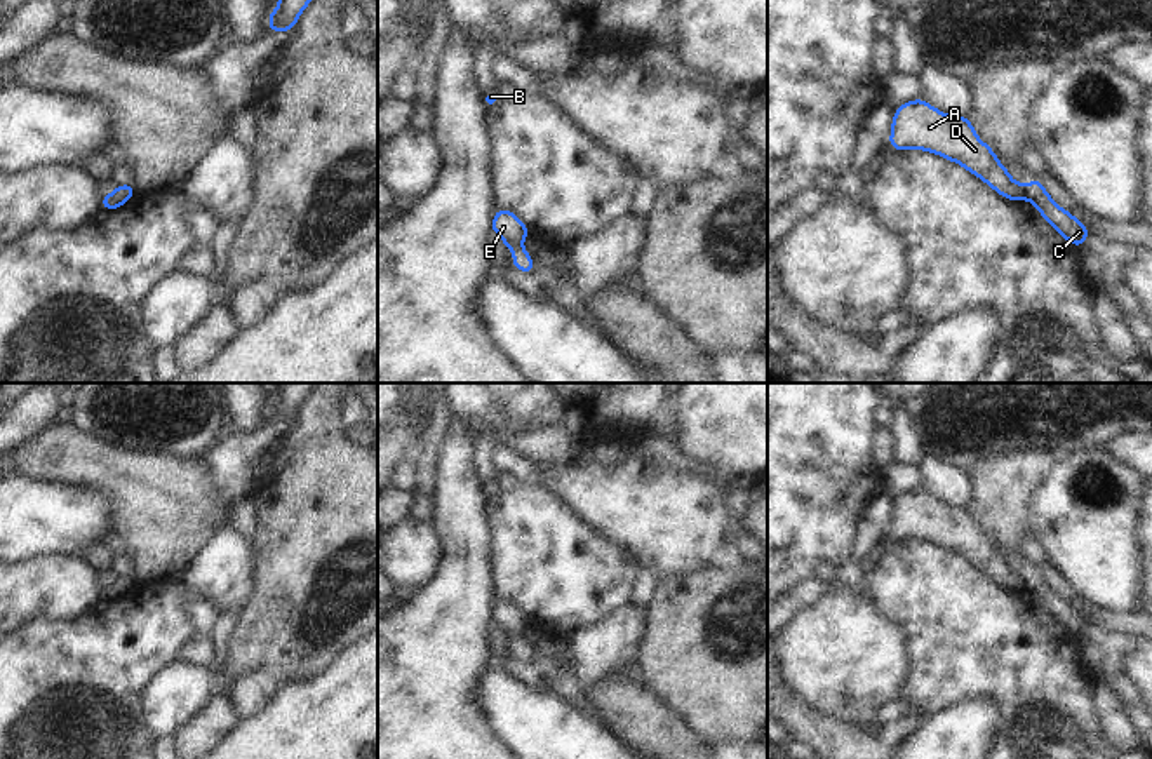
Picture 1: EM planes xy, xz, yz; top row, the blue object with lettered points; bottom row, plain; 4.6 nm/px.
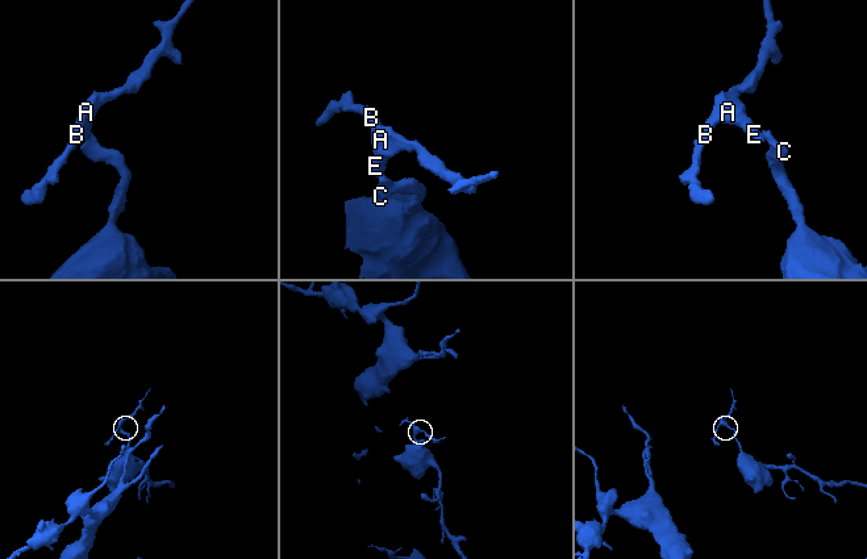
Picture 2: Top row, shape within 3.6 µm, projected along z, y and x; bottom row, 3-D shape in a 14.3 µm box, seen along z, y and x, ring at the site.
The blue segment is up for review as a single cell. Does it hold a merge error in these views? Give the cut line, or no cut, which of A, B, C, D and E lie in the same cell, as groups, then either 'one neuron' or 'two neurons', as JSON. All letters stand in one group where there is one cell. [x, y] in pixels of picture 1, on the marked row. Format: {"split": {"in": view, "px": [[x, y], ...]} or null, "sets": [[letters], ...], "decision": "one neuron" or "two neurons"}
{"split": {"in": "yz", "px": [[1020, 185], [1027, 197]]}, "sets": [["A", "B", "D", "E"], ["C"]], "decision": "two neurons"}

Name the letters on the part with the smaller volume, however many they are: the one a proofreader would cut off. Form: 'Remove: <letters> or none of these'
Remove: A, B, D, E

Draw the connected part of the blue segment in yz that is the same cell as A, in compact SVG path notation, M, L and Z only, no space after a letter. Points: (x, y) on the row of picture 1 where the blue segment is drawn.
M914 99L894 110L891 144L896 153L907 148L936 153L983 179L1001 197L1027 200L1027 195L985 144L968 117L950 117L926 99Z

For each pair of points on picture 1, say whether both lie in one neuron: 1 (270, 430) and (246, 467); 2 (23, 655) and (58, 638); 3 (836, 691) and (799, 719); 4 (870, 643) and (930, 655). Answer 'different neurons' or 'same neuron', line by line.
1: same neuron
2: same neuron
3: different neurons
4: different neurons

